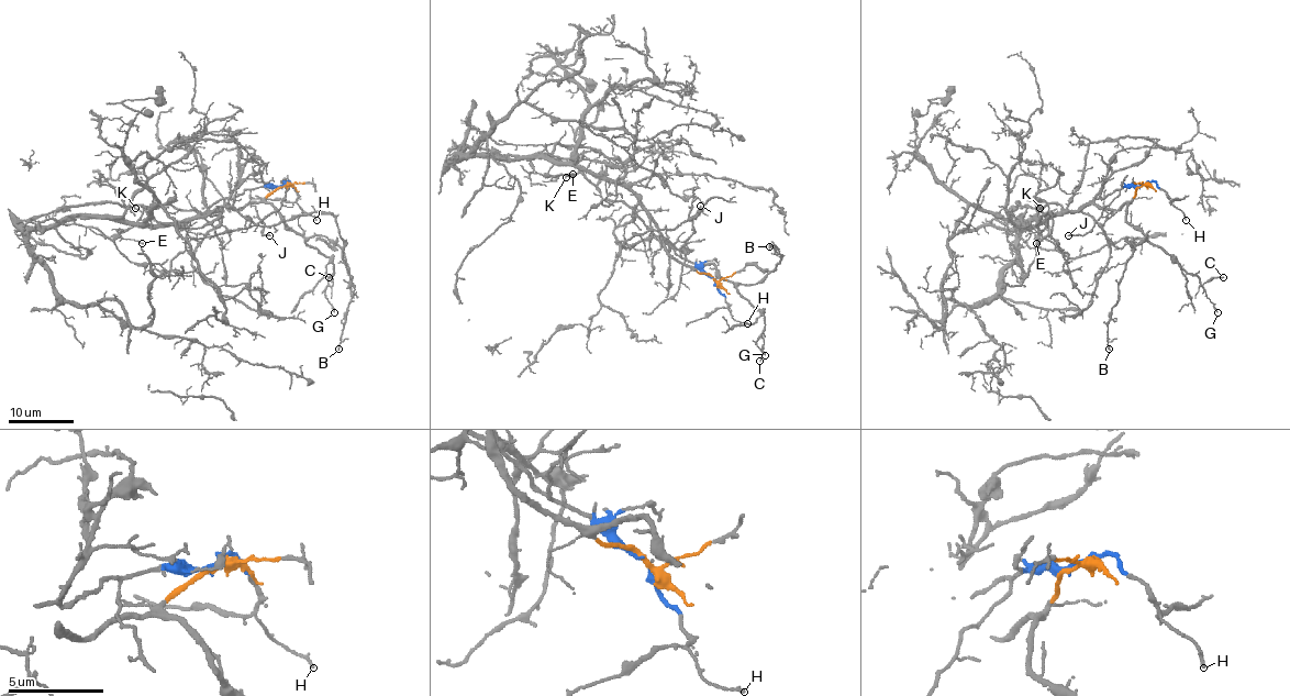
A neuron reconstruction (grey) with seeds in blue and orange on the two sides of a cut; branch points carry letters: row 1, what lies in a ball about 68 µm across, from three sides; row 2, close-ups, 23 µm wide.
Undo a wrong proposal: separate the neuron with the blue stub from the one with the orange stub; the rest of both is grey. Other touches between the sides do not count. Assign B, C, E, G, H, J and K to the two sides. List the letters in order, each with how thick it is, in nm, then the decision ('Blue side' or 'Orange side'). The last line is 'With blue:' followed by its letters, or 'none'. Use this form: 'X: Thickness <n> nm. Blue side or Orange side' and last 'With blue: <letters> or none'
B: Thickness 140 nm. Orange side
C: Thickness 100 nm. Orange side
E: Thickness 130 nm. Blue side
G: Thickness 150 nm. Orange side
H: Thickness 150 nm. Blue side
J: Thickness 140 nm. Blue side
K: Thickness 100 nm. Blue side
With blue: E, H, J, K

